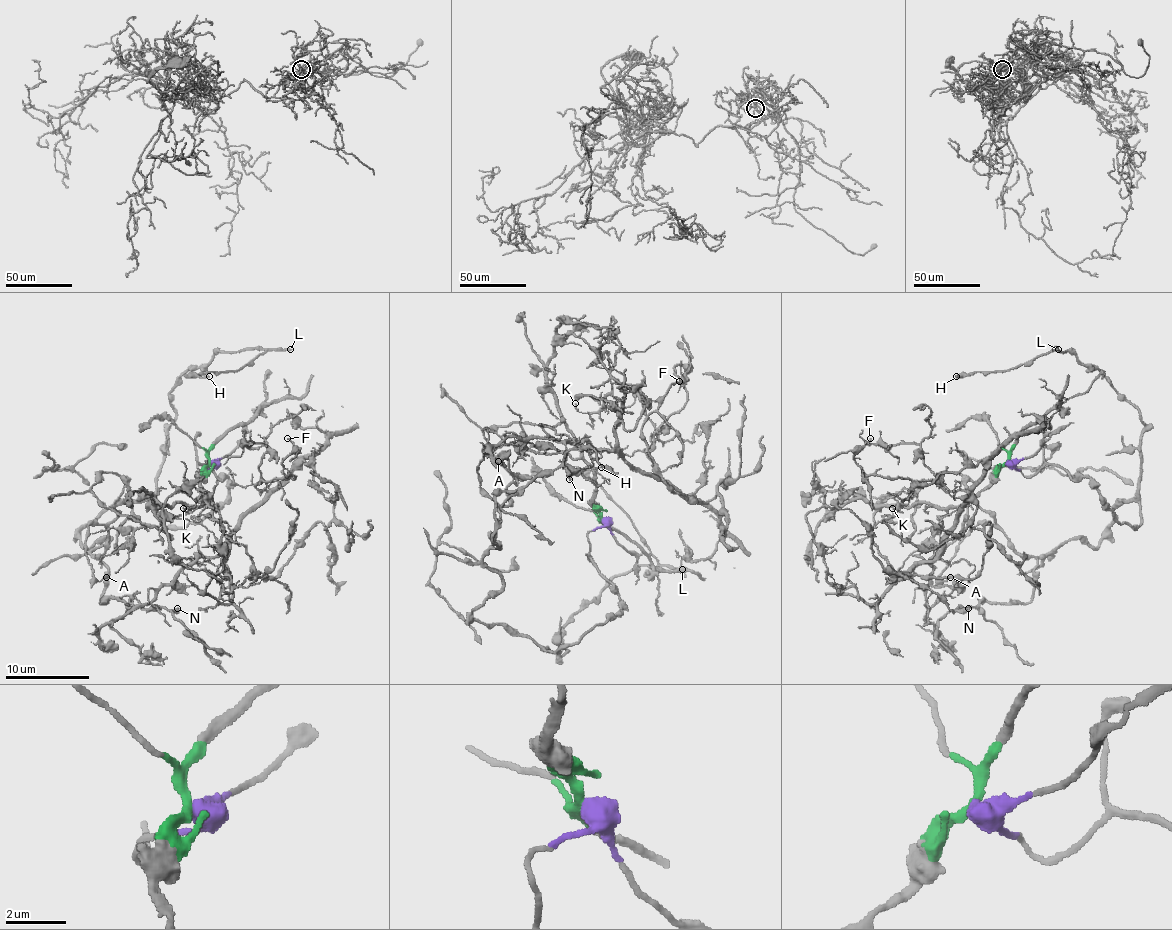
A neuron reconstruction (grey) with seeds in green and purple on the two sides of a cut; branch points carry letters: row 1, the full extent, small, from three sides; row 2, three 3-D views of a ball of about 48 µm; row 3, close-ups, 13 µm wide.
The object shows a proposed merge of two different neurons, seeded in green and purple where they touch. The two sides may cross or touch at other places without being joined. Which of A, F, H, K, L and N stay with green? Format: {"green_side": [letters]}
{"green_side": ["F", "K"]}

